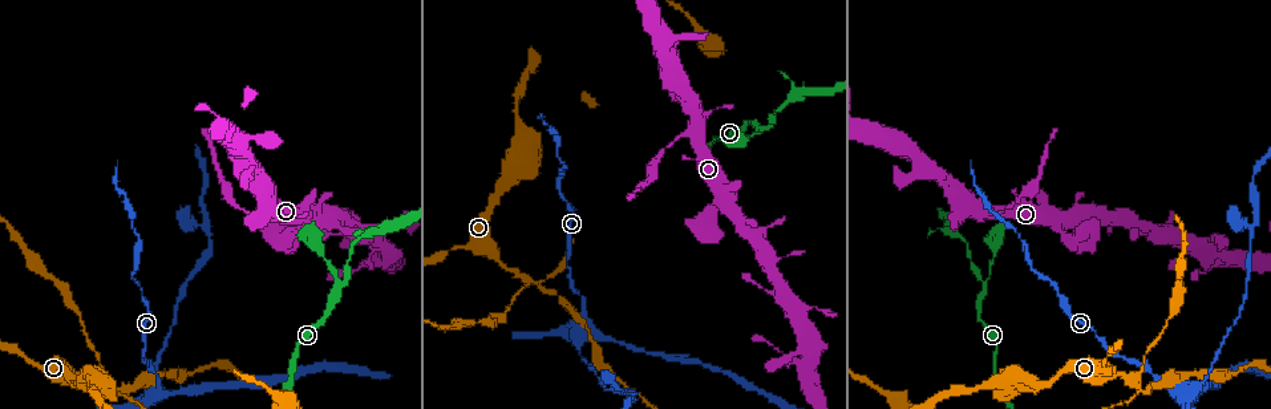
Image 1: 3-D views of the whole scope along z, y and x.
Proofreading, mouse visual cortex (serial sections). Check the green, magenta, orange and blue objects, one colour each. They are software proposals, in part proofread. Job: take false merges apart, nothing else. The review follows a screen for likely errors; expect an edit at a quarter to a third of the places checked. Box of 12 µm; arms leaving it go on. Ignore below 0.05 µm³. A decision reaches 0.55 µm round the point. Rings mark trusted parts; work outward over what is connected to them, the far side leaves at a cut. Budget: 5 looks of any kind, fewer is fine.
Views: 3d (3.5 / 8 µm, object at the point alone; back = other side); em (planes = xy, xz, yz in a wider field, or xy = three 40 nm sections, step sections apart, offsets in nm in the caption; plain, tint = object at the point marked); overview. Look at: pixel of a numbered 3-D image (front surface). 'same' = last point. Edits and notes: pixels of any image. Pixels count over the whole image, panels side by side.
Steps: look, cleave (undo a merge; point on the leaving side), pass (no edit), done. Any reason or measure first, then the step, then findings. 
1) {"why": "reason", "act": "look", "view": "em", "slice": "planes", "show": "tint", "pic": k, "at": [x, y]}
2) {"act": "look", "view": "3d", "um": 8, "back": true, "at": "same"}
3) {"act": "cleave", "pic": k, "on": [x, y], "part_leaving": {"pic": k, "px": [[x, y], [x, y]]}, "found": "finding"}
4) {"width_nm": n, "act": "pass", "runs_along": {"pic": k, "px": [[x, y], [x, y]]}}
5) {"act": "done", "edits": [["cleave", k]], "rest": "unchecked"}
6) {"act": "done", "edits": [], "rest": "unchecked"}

{"why": "three-way junction", "act": "look", "view": "3d", "um": 3.5, "pic": 1, "at": [515, 273]}

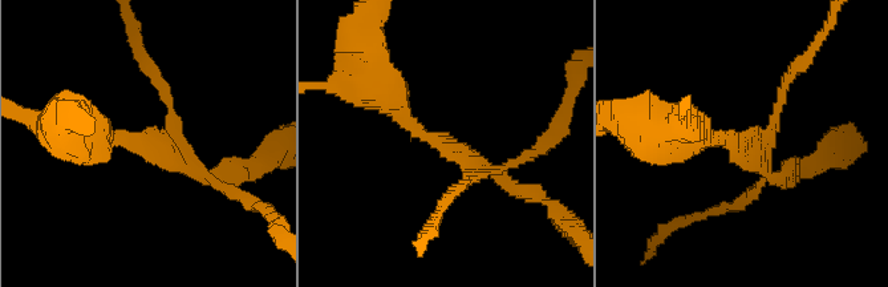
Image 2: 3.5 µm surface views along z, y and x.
{"arms": 3, "arm_widths_nm": [150, 150, 350], "why": "need the tissue", "act": "look", "view": "em", "slice": "xy", "step": 5, "show": "plain", "pic": 2, "at": [149, 142]}

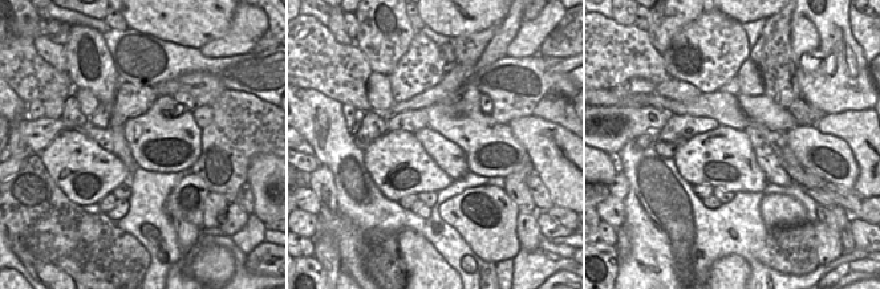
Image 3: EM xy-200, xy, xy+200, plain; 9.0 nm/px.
{"why": "where the object lies", "act": "look", "view": "em", "slice": "xy", "step": 5, "show": "tint", "at": "same"}

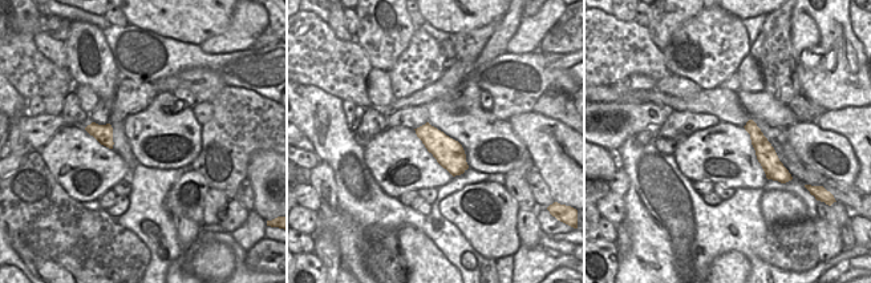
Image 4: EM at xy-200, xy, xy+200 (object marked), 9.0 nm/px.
{"width_nm": 260, "act": "pass", "runs_along": {"pic": 2, "px": [[382, 89], [426, 137], [513, 188]]}, "found": "continuous, no second cell"}

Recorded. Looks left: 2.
{"why": "four or more arms meet", "act": "look", "view": "3d", "um": 3.5, "pic": 1, "at": [581, 337]}

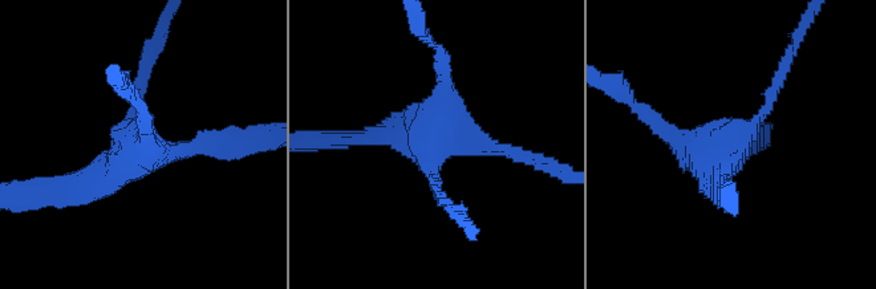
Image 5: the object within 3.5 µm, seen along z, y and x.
{"arms": 4, "arm_widths_nm": [150, 200, 200, 250], "why": "need the tissue", "act": "look", "view": "em", "slice": "xy", "step": 3, "show": "tint", "pic": 5, "at": [135, 149]}

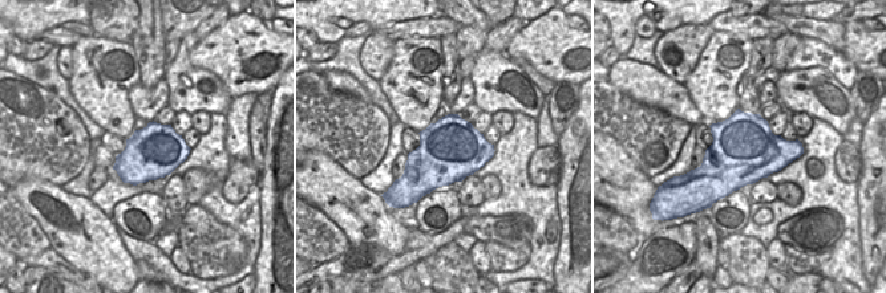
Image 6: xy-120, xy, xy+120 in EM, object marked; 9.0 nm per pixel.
{"act": "pass", "runs_along": {"pic": 5, "px": [[636, 104], [688, 149], [728, 149], [769, 96]]}, "found": "one cell here"}

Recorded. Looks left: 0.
{"act": "done", "edits": [], "rest": "unchecked"}

